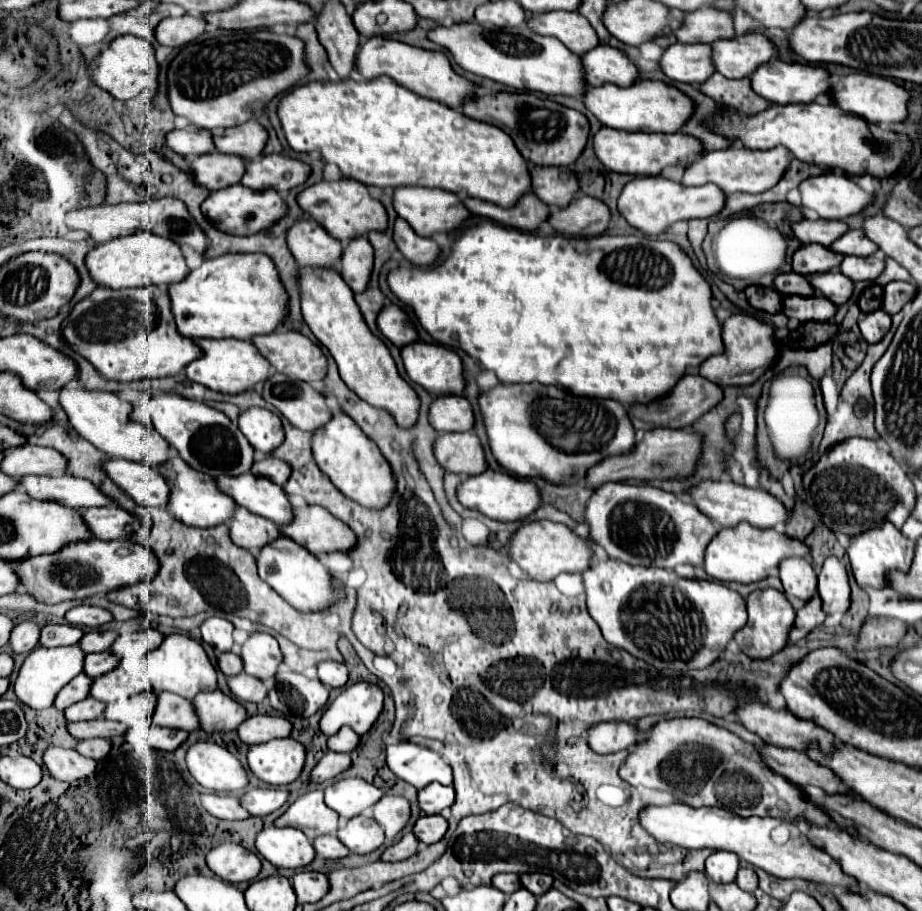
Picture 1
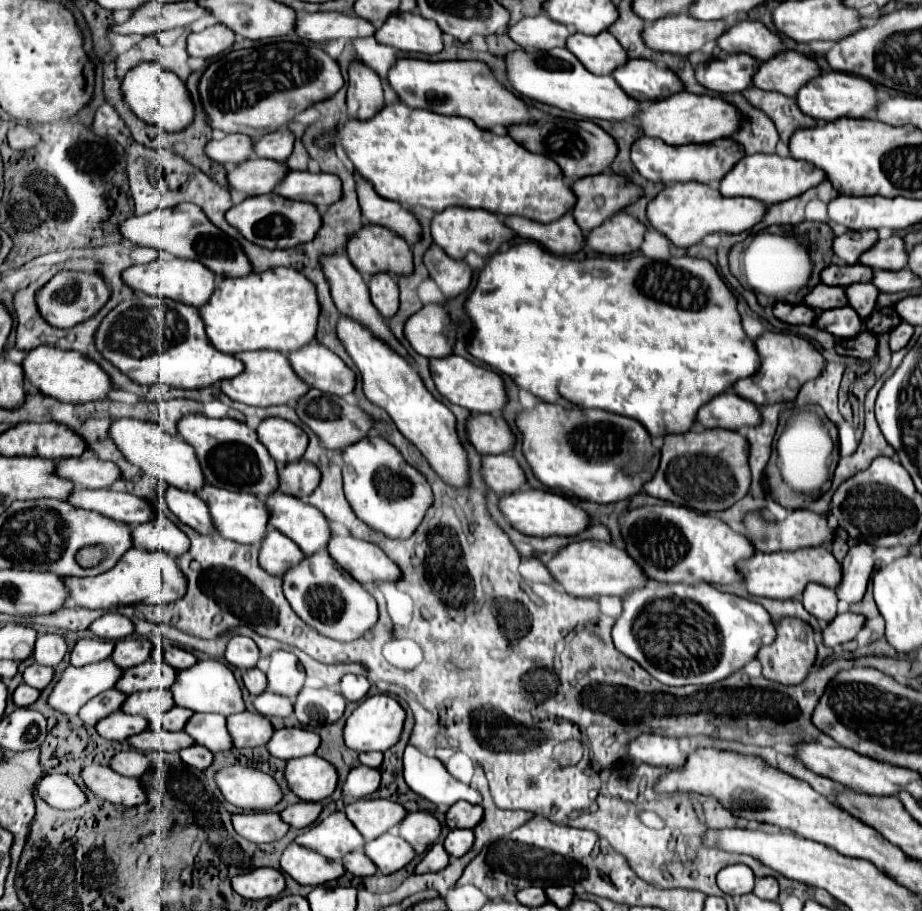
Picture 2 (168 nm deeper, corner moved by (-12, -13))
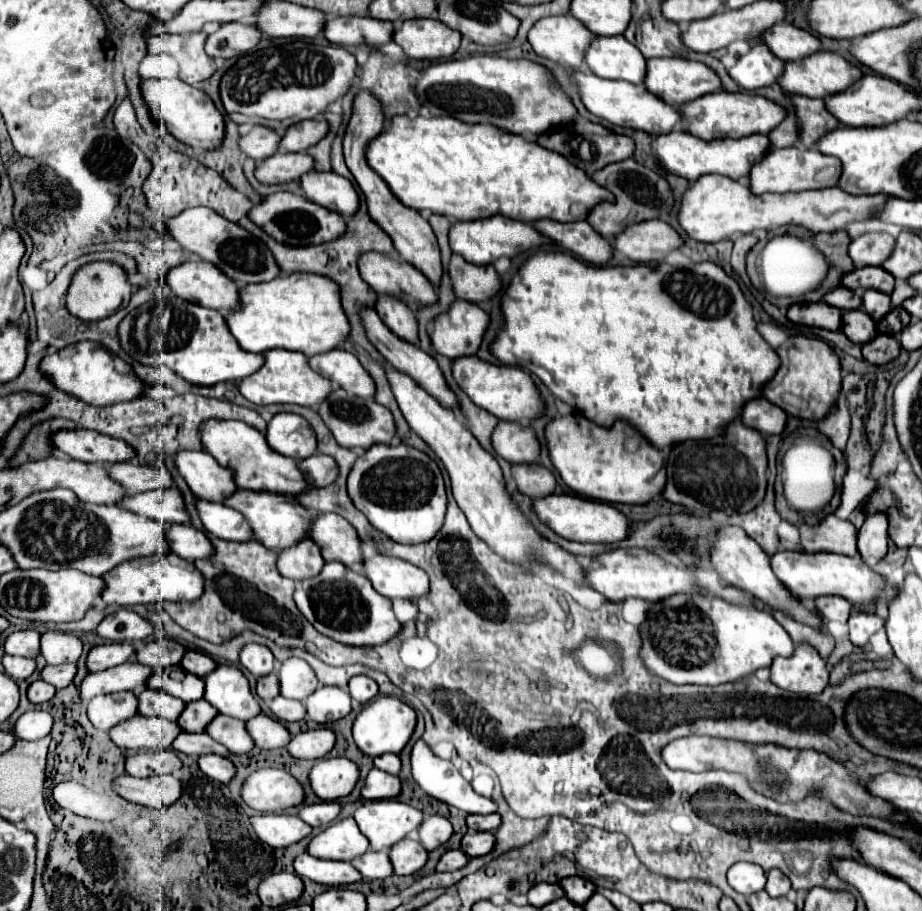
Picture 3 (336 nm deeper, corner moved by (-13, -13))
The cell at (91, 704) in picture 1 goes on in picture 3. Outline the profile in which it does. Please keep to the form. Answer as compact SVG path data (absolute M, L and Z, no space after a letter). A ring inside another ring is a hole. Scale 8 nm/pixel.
M136 715L134 719L128 719L126 723L118 723L118 727L112 727L110 739L122 749L160 749L170 747L178 733L182 733L178 723L170 721L168 735L164 719Z

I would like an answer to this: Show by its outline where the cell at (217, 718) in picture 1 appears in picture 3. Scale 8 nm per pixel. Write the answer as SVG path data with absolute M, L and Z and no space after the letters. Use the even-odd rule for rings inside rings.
M258 715L246 723L256 747L260 749L278 749L286 747L290 743L290 733L288 729L278 721L268 715Z

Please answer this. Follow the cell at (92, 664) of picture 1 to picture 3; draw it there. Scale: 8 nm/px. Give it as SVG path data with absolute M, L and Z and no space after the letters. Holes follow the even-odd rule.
M170 667L170 669L154 669L154 675L148 683L150 689L164 689L166 693L180 697L184 703L192 703L204 697L204 679L196 677L182 667Z

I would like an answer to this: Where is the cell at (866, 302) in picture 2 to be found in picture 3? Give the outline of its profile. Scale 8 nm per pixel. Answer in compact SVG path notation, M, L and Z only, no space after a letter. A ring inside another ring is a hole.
M868 289L864 293L864 303L862 303L862 309L874 319L882 319L890 309L892 309L892 303L890 303L890 295L882 295L882 291L874 291L874 289Z

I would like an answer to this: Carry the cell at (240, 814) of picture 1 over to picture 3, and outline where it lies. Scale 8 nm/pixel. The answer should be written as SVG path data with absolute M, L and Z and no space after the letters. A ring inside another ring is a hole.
M258 815L252 817L252 825L260 841L268 843L270 847L288 847L298 843L300 839L308 837L314 829L306 825L296 815Z

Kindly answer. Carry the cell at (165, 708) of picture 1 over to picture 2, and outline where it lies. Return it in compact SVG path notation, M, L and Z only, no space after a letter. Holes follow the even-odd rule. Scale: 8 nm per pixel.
M193 713L193 717L185 723L183 731L197 745L203 745L203 747L207 747L213 753L231 749L231 739L229 739L223 715L215 715L215 713Z

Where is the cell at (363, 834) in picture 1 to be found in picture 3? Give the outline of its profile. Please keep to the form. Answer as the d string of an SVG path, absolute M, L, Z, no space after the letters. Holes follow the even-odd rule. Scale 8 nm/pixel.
M404 839L390 849L390 861L396 875L414 875L428 861L428 851L416 839Z

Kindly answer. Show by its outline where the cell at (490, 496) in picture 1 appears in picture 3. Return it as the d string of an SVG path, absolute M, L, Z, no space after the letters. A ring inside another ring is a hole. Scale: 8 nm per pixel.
M548 495L534 503L534 509L552 531L578 543L618 543L630 535L630 519L616 507L602 501L588 501L576 495Z

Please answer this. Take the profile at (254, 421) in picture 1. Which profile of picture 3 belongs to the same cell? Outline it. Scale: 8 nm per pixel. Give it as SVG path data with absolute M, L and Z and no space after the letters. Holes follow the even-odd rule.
M276 413L266 431L268 445L296 461L302 461L316 453L318 439L310 423L296 413Z

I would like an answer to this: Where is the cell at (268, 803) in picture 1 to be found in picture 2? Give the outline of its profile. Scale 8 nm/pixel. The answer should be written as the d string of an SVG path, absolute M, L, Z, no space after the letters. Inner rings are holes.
M299 801L295 805L289 805L287 809L283 809L279 815L281 819L295 827L295 829L303 829L307 825L311 825L321 813L321 805L319 803L311 803L311 801Z

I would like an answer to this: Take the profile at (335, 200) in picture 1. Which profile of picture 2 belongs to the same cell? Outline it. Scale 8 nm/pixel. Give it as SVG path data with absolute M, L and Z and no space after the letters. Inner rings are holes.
M367 221L361 225L359 231L349 235L347 257L351 259L355 269L363 275L363 279L369 279L371 275L381 273L381 271L391 271L395 275L407 275L413 271L413 255L411 255L409 243L397 233L393 233L391 229L383 225L373 225Z

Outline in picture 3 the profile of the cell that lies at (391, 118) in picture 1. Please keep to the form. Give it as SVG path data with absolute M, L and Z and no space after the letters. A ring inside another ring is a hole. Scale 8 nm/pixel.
M394 117L392 129L380 133L378 139L368 145L366 157L370 167L388 183L392 193L404 205L418 211L428 209L458 221L486 219L492 215L504 215L528 223L540 219L554 219L562 223L584 221L598 203L614 203L614 195L608 189L590 181L592 177L566 161L566 157L494 125L468 125L454 117Z

